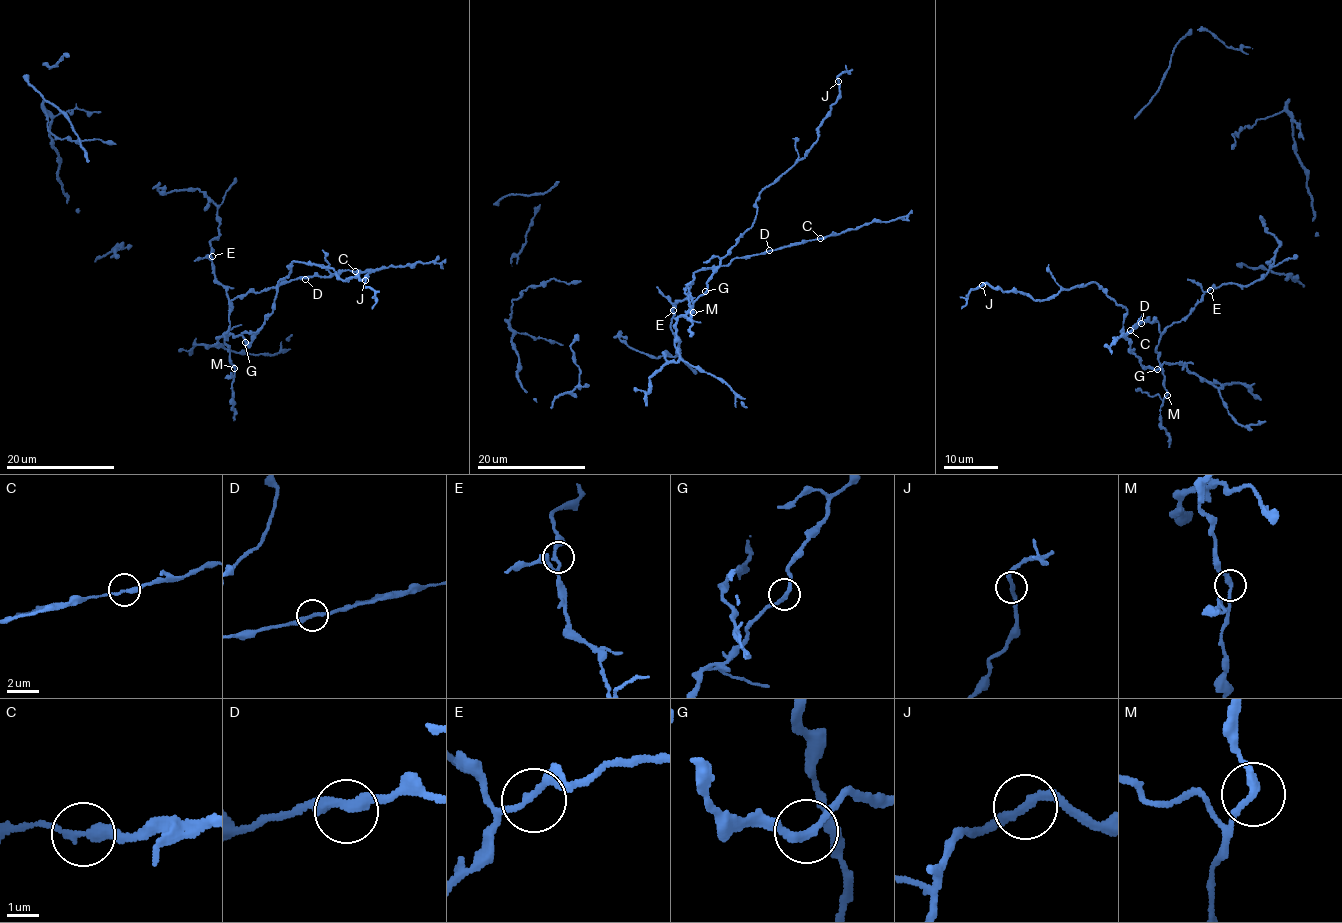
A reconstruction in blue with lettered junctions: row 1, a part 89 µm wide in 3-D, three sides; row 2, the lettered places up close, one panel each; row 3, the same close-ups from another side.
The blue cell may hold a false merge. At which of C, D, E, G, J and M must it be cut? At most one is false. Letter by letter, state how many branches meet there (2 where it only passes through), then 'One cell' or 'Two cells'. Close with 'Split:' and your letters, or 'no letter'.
C: Branches: 2. One cell
D: Branches: 2. One cell
E: Branches: 2. One cell
G: Branches: 2. One cell
J: Branches: 2. One cell
M: Branches: 2. One cell
Split: no letter

